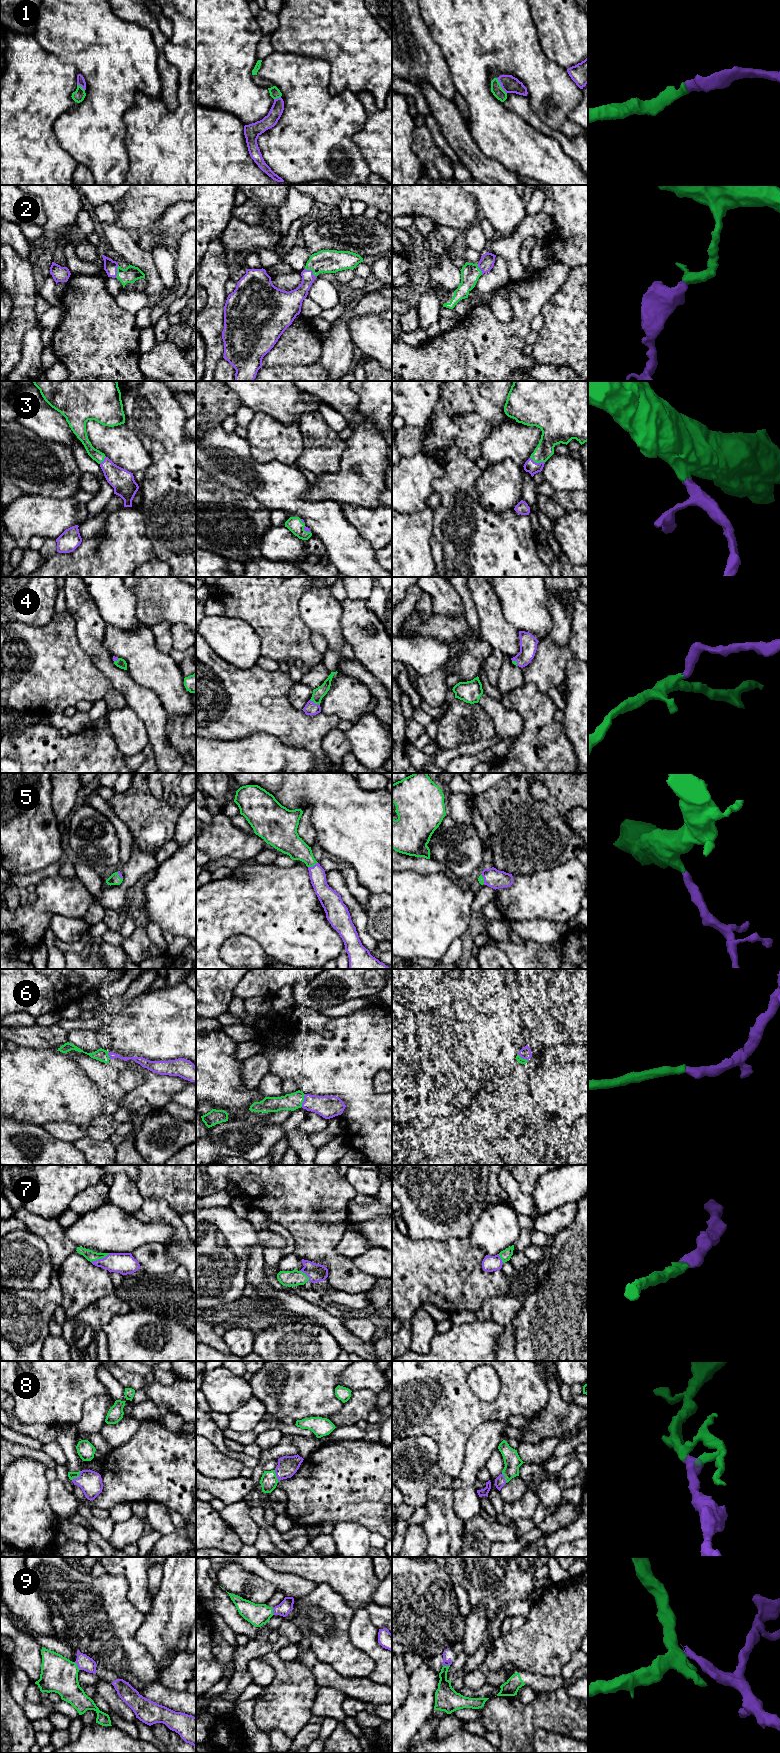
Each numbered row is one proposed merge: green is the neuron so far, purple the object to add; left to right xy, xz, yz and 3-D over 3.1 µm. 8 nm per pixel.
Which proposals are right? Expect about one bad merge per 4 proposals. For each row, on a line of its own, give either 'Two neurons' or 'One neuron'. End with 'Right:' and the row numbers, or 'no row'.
1: One neuron
2: One neuron
3: One neuron
4: One neuron
5: One neuron
6: One neuron
7: One neuron
8: One neuron
9: Two neurons
Right: 1, 2, 3, 4, 5, 6, 7, 8

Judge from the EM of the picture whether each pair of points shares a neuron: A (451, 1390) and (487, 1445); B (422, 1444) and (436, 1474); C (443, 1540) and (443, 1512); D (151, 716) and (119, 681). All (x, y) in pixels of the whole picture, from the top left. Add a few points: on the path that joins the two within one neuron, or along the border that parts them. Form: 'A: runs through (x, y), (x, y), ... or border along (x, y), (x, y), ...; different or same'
A: border along (498, 1419), (482, 1422), (473, 1432), (465, 1448); different
B: runs through (422, 1451), (422, 1460), (429, 1467); same
C: runs through (443, 1533), (443, 1519); same
D: runs through (148, 707), (128, 687); same

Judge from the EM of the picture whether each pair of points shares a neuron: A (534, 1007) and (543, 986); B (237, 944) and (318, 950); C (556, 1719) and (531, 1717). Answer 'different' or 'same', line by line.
A: different
B: different
C: same

